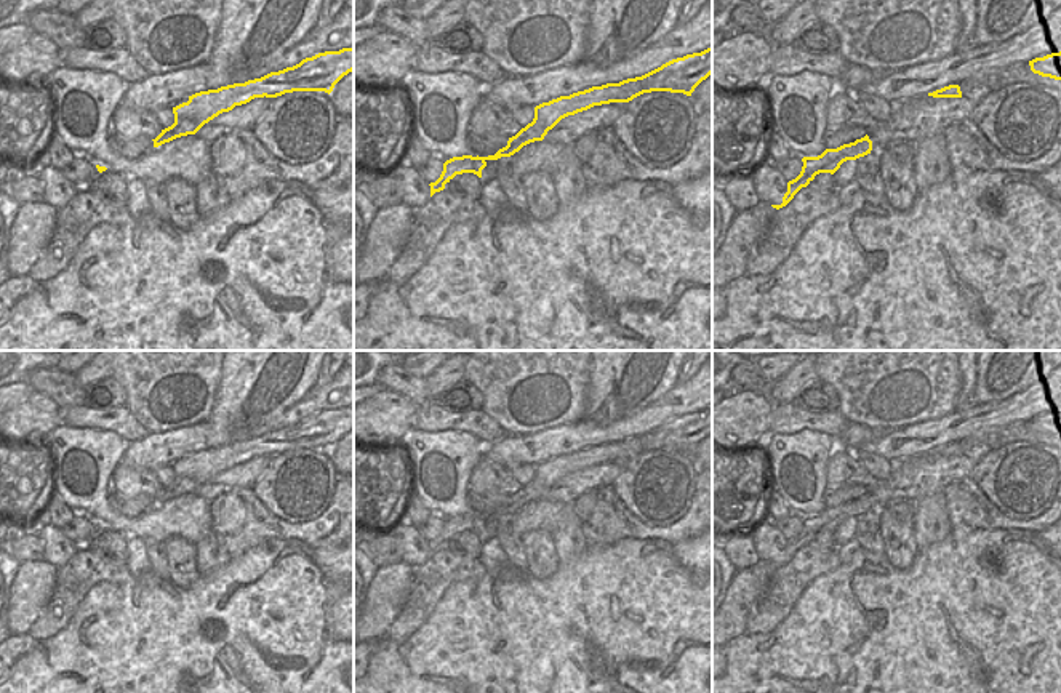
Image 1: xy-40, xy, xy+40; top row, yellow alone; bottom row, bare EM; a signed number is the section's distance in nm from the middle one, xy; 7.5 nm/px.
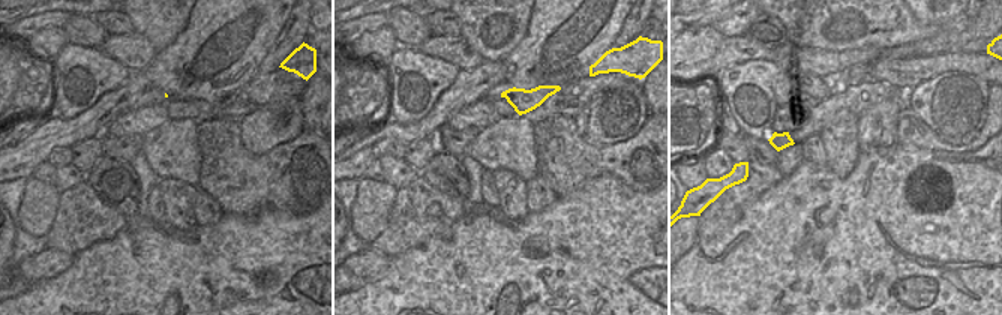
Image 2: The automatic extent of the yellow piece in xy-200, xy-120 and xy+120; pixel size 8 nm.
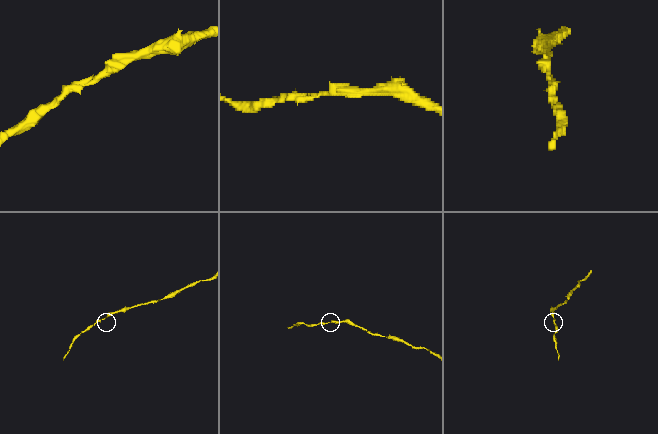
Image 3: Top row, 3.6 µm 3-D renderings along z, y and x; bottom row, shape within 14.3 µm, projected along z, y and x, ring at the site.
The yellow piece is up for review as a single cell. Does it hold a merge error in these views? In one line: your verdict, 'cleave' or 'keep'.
keep

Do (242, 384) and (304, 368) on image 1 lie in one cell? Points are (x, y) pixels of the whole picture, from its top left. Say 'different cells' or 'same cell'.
same cell

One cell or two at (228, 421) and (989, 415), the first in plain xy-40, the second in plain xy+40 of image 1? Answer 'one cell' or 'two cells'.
two cells

